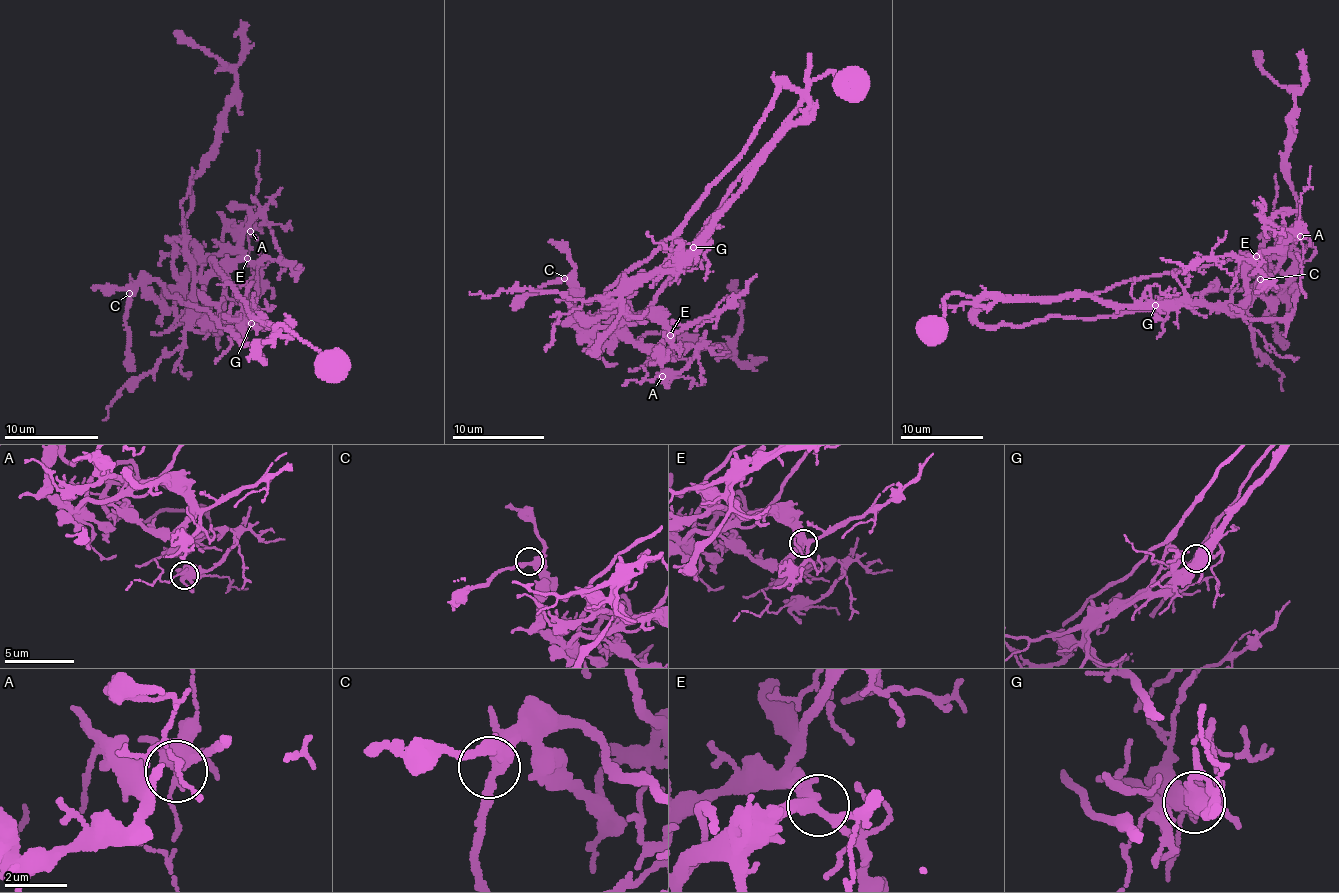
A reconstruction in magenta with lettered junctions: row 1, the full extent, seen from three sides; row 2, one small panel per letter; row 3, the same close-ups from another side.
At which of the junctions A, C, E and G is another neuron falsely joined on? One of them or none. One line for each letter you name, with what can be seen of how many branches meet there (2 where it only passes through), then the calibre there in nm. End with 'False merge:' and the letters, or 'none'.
G: 4 | 550 nm
False merge: G

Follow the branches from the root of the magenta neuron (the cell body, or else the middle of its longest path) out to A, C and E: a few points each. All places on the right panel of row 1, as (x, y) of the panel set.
A: (934, 326), (951, 294), (1099, 294), (1262, 256), (1280, 243), (1266, 220), (1300, 236)
C: (934, 326), (943, 321), (944, 298), (951, 294), (1170, 303), (1253, 286), (1270, 270), (1260, 279)
E: (934, 326), (943, 321), (944, 298), (951, 294), (1099, 294), (1128, 281), (1219, 265), (1241, 254), (1256, 256)

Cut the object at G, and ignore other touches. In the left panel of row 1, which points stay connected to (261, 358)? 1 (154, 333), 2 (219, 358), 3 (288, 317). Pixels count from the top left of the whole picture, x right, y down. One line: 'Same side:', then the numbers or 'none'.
Same side: 3

